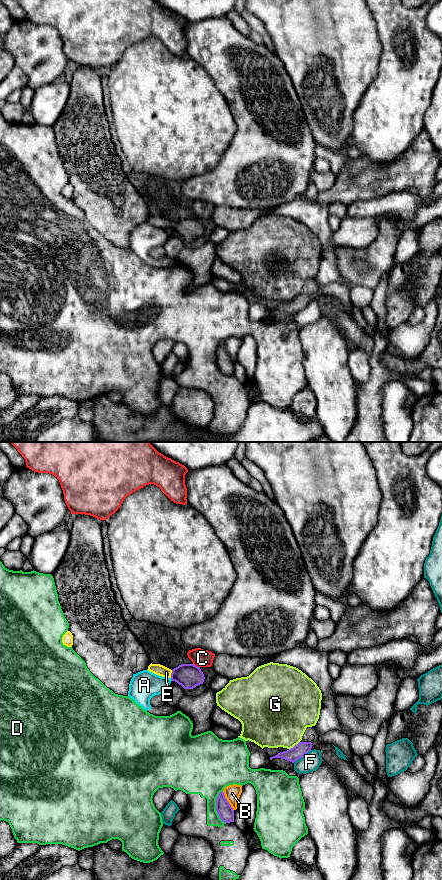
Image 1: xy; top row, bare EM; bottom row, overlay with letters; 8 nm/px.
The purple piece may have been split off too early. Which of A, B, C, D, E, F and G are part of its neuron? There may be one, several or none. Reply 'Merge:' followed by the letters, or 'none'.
Merge: E

